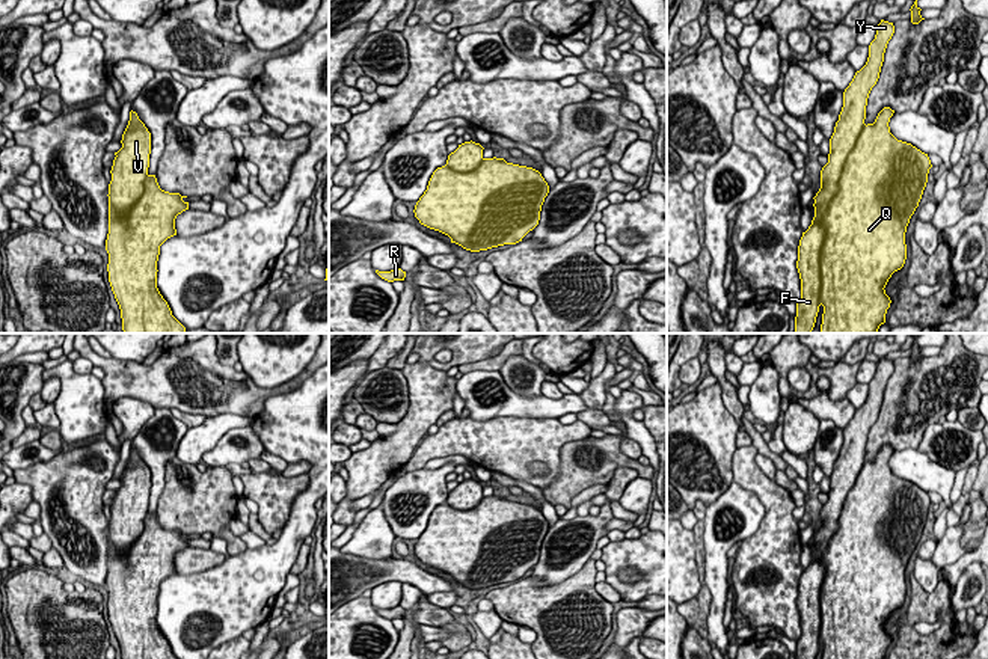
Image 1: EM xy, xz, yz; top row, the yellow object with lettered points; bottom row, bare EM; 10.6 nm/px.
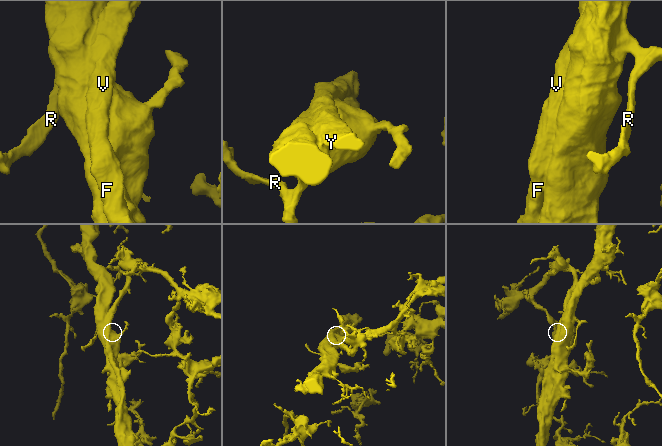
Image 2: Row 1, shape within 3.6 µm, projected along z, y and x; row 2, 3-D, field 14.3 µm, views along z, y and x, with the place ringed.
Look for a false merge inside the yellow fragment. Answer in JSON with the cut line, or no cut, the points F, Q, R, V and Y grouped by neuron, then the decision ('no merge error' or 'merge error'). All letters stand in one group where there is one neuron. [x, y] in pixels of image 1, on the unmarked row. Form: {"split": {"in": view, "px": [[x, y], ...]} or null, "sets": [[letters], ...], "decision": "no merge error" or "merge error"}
{"split": null, "sets": [["F", "Q", "R", "V", "Y"]], "decision": "no merge error"}

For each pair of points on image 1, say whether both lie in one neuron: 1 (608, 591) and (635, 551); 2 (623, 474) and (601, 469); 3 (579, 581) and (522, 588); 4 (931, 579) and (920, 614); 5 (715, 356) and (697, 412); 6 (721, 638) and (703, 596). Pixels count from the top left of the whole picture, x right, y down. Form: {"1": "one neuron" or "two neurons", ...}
{"1": "two neurons", "2": "two neurons", "3": "one neuron", "4": "two neurons", "5": "two neurons", "6": "two neurons"}

